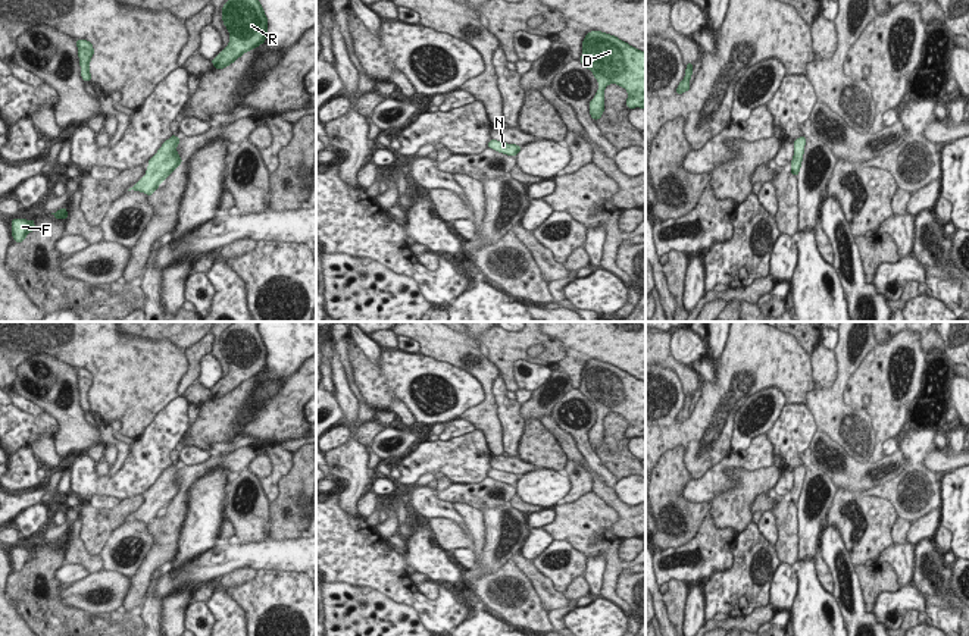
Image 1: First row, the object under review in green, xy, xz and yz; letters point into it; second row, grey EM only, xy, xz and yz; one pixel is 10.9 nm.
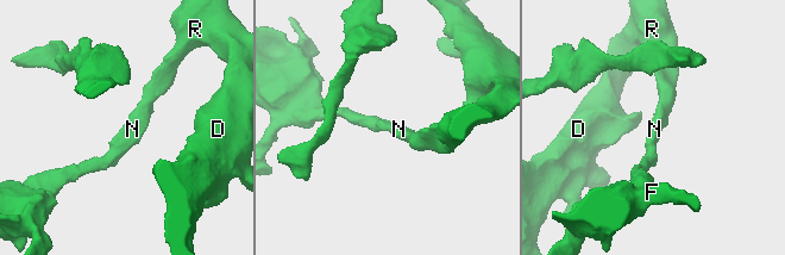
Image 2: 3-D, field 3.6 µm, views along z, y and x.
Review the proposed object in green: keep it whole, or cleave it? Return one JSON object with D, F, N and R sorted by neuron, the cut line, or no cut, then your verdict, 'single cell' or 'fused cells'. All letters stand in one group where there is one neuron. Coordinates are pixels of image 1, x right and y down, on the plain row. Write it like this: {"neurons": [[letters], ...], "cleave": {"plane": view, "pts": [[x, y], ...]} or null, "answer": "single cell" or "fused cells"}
{"neurons": [["D", "F", "N", "R"]], "cleave": null, "answer": "single cell"}

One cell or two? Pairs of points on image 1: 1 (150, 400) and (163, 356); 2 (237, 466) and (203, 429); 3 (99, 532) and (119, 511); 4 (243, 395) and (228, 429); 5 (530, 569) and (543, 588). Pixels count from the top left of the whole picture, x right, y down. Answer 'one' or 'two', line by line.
1: one
2: two
3: one
4: one
5: one

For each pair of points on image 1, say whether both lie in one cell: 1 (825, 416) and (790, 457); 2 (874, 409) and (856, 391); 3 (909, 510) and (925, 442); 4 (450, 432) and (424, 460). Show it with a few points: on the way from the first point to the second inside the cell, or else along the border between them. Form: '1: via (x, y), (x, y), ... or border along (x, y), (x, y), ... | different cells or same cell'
1: border along (806, 406), (818, 429) | different cells
2: via (874, 401), (863, 391) | same cell
3: via (913, 494), (915, 459) | same cell
4: border along (475, 429), (449, 439), (438, 439) | different cells

